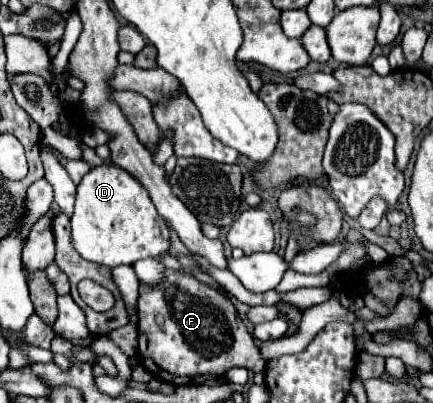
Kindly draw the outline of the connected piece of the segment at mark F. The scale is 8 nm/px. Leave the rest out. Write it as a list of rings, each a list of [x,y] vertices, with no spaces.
[[[169,269],[157,287],[141,287],[137,315],[139,341],[145,341],[139,349],[141,365],[163,381],[175,385],[199,385],[207,379],[223,377],[233,367],[245,367],[255,373],[265,367],[259,347],[253,337],[249,337],[235,305],[191,275]]]

